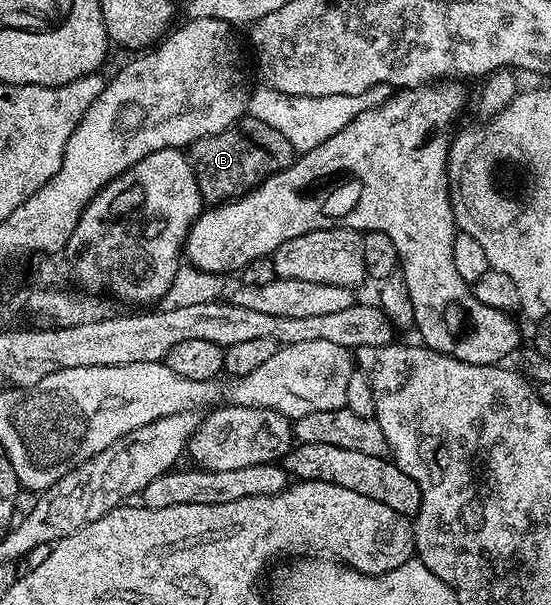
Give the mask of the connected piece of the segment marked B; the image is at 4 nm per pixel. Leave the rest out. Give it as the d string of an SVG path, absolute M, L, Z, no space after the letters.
M247 116L242 119L241 124L224 130L222 134L210 134L191 143L189 157L197 180L197 188L203 193L208 203L218 204L230 202L238 195L249 193L254 186L260 186L269 176L289 168L295 163L297 153L293 144L281 132L277 132L277 129L269 127L261 120Z

